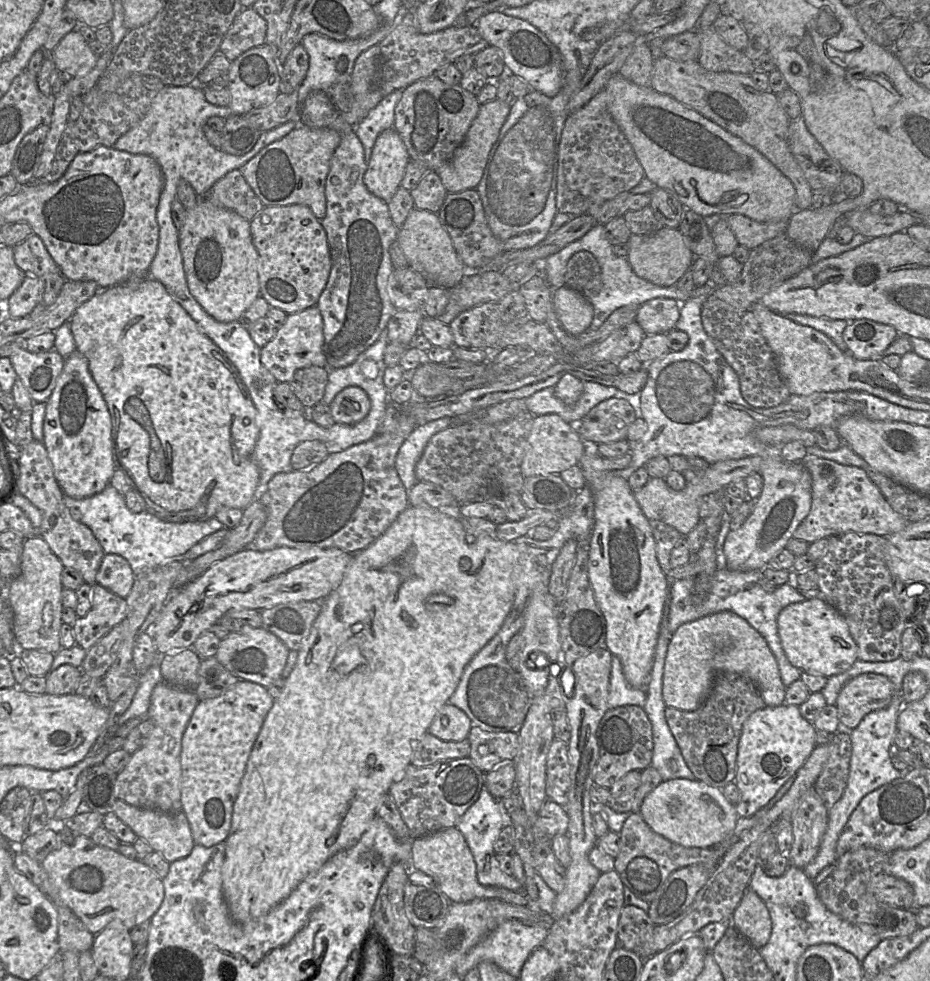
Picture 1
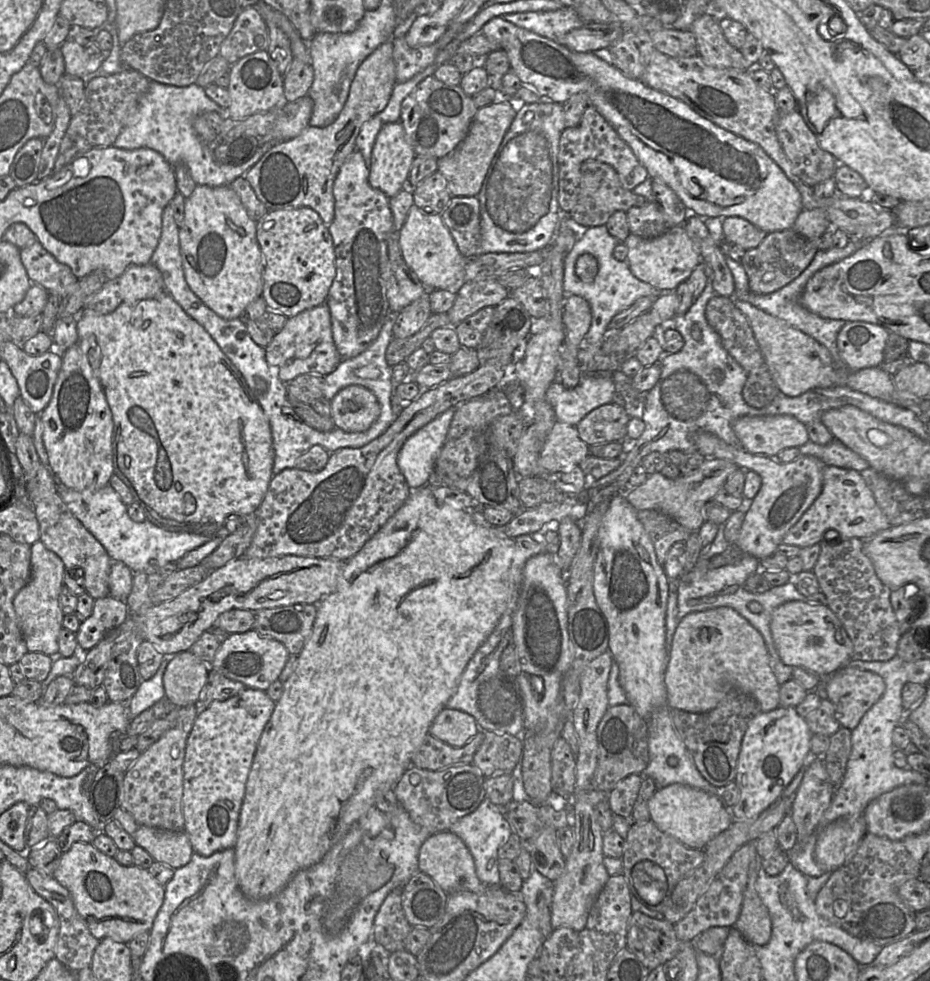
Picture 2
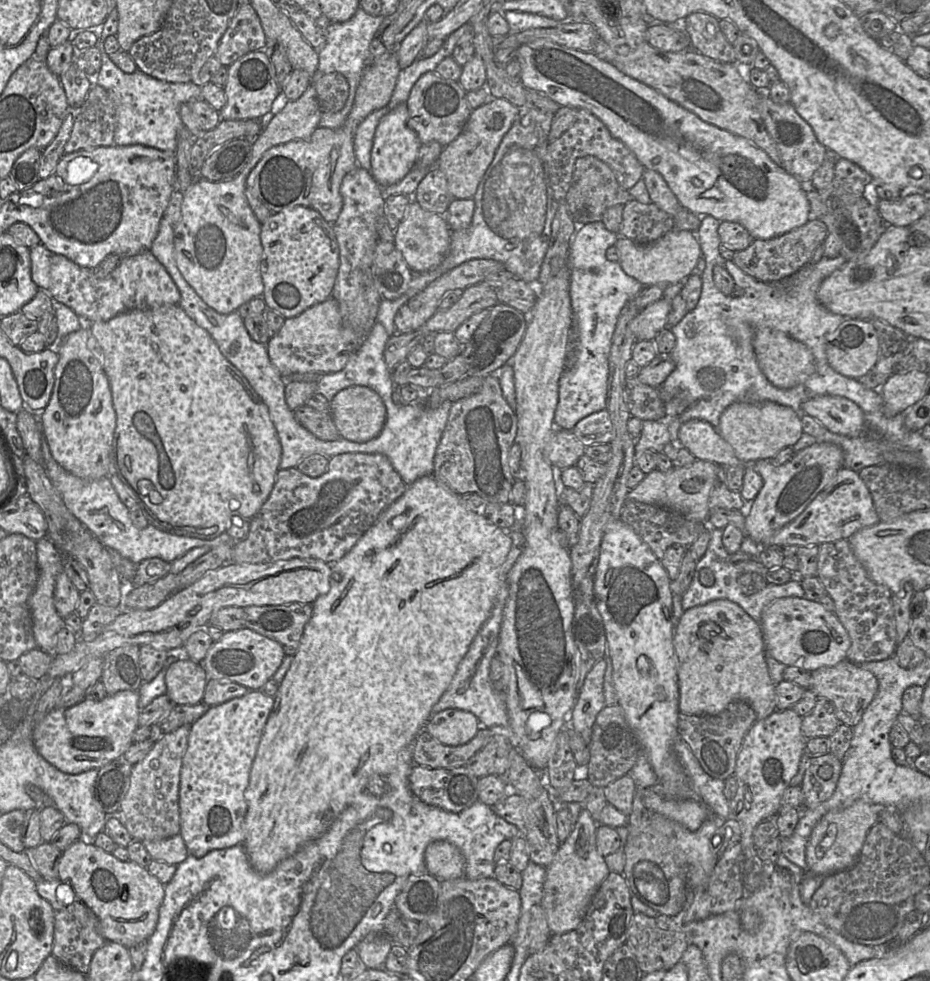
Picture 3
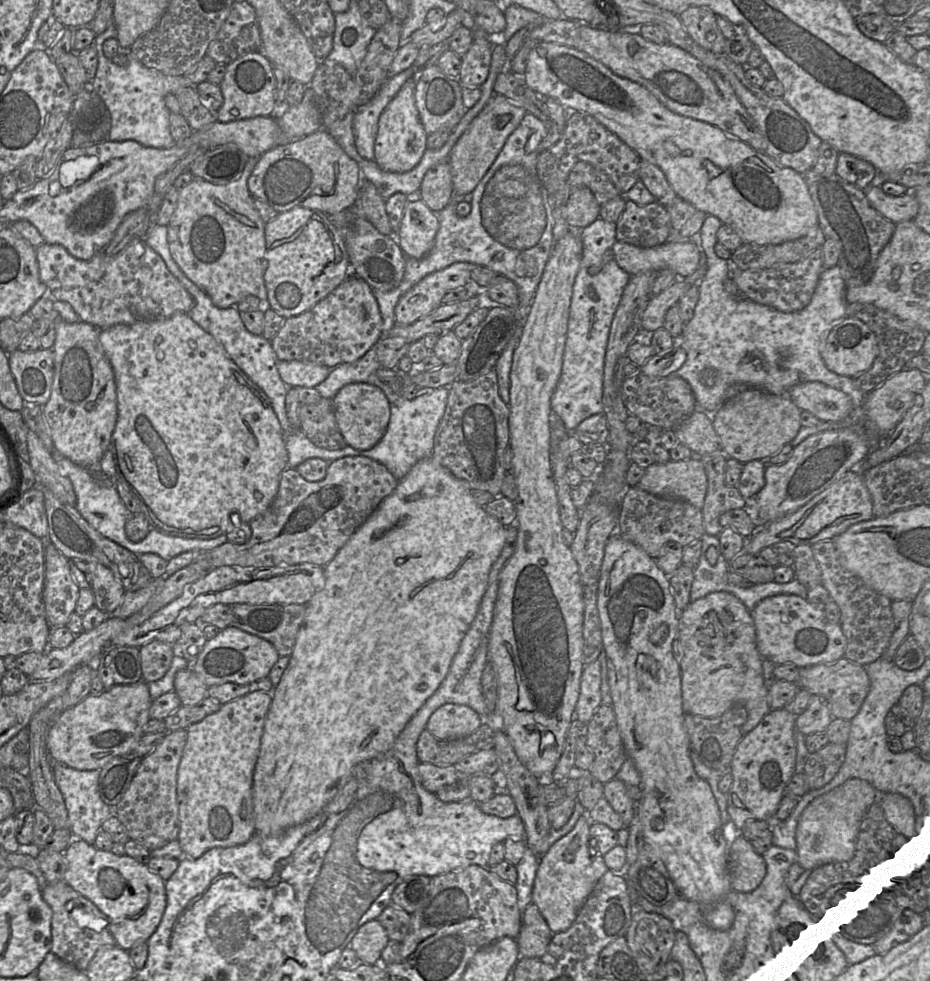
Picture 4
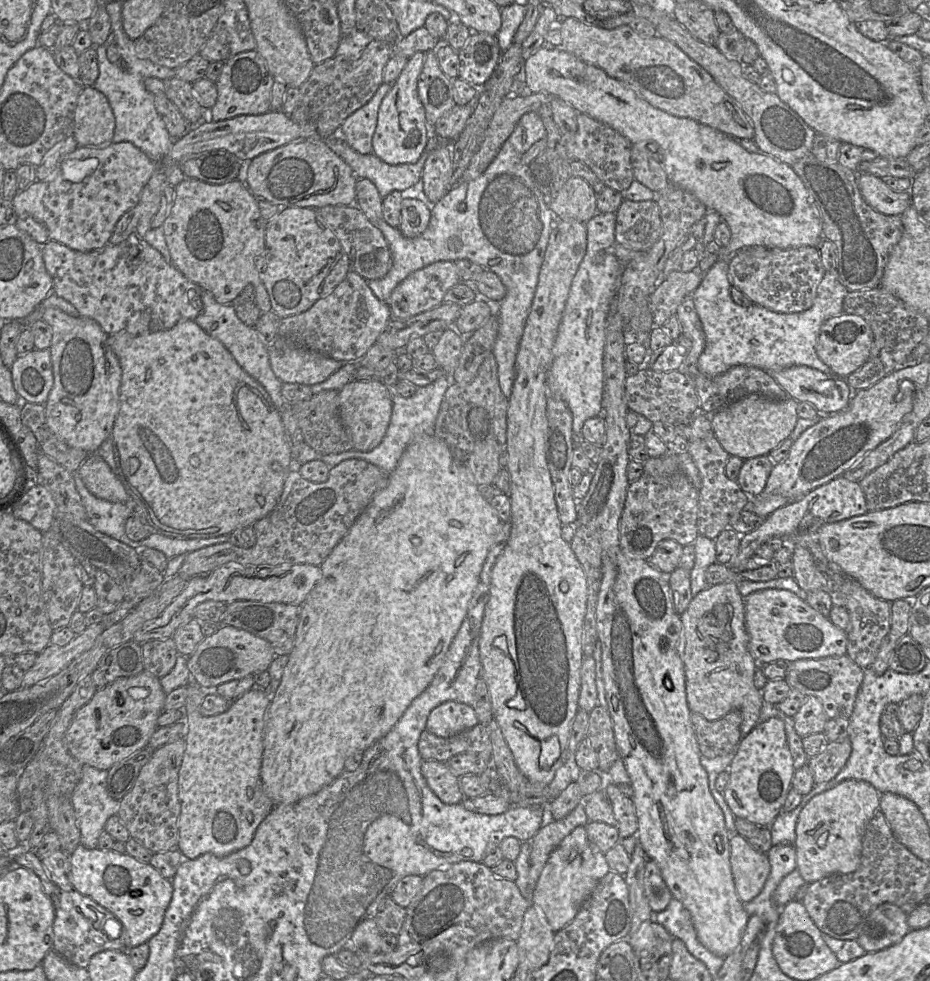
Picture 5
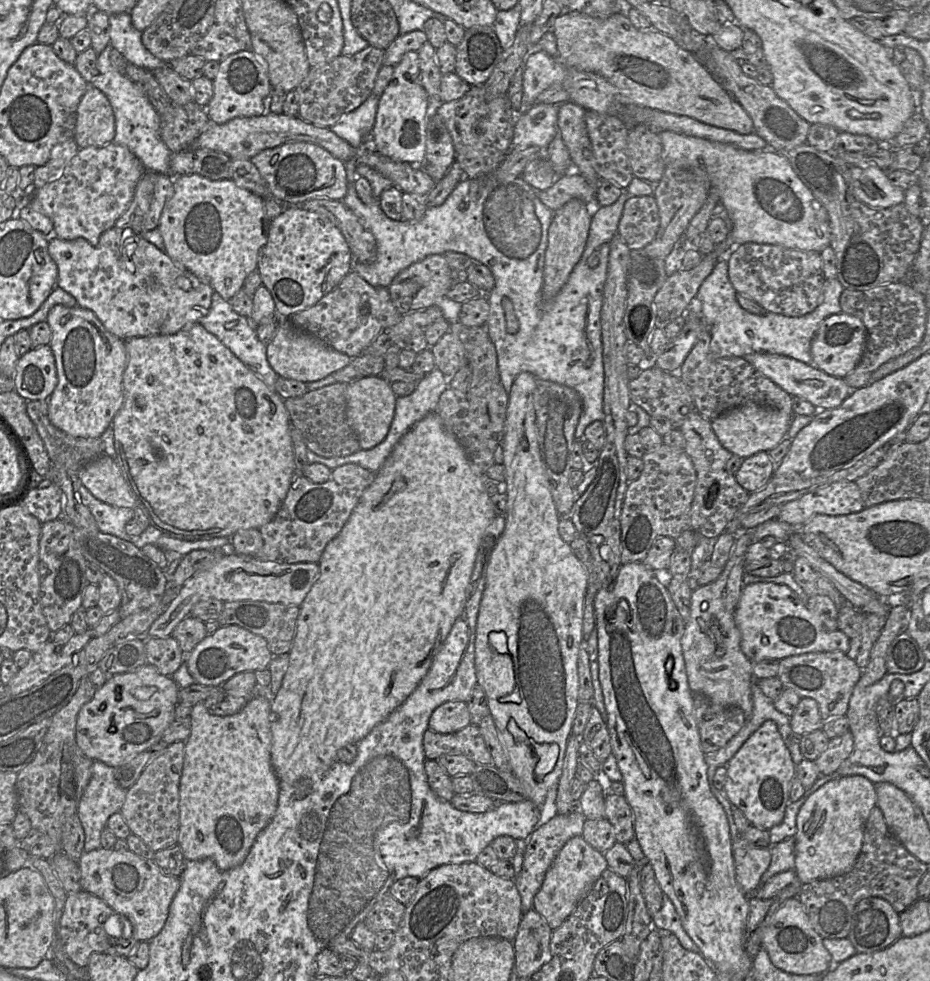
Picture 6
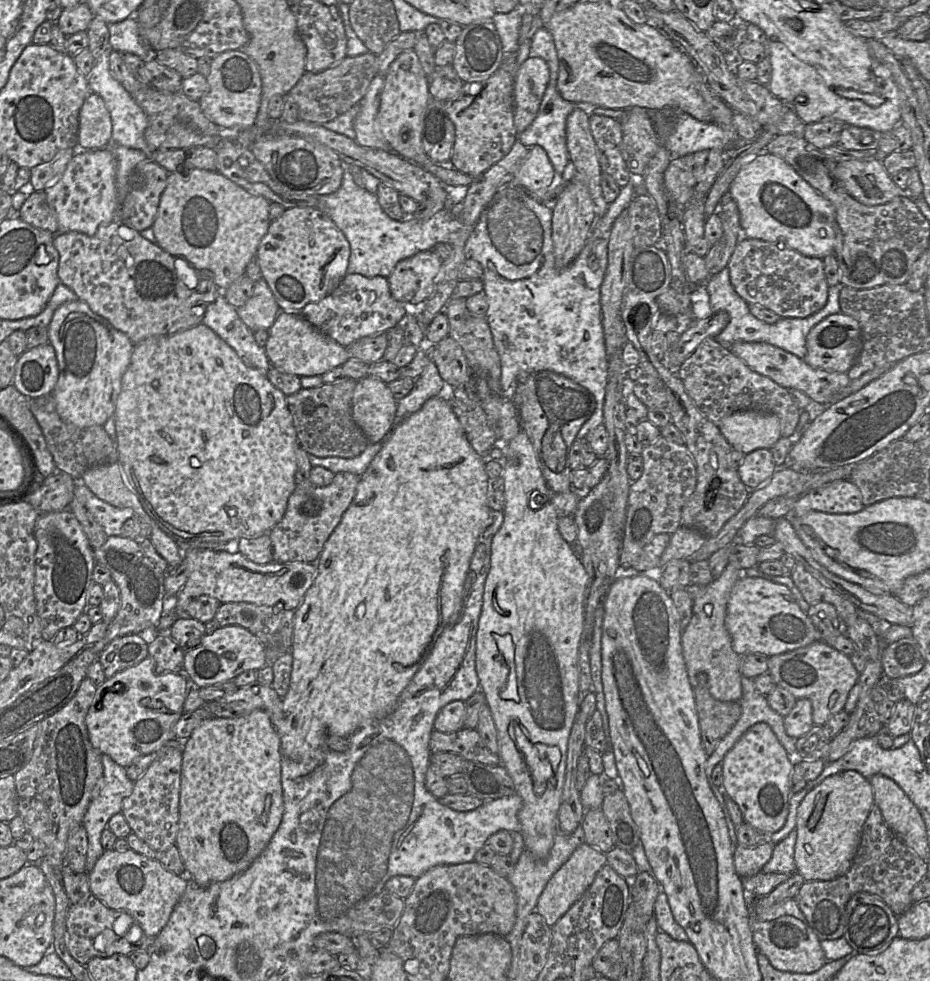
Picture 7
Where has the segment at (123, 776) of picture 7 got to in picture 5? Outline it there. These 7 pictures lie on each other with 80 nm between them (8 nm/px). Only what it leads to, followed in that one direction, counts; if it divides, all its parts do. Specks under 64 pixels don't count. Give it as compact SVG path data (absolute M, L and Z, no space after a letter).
M83 765L81 779L69 797L80 830L81 844L89 849L98 848L98 838L107 819L116 815L120 808L120 801L111 798L107 792L107 775L107 770Z

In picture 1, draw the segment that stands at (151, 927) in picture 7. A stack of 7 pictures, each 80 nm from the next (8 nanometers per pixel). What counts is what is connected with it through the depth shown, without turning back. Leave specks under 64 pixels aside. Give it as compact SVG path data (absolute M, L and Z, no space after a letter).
M80 835L71 844L62 844L47 855L41 866L57 889L59 905L70 908L95 936L107 926L124 926L131 930L150 920L164 899L162 879L149 866L139 859L129 859L117 850L100 846L91 837Z

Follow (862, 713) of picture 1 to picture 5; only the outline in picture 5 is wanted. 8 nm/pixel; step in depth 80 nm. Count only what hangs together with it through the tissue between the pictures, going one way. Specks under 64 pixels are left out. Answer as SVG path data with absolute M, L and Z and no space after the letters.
M845 654L839 657L800 659L789 662L784 679L792 689L797 689L805 696L818 698L828 719L848 719L853 712L856 696L863 678L863 669Z

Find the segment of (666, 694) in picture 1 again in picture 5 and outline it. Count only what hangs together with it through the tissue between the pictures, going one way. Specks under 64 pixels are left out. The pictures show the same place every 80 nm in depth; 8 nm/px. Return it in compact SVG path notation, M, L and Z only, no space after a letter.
M737 583L717 584L699 592L692 598L687 610L680 615L680 619L683 625L683 664L685 670L686 698L690 711L702 715L708 721L715 721L721 719L732 710L739 710L743 715L743 721L740 727L743 738L758 724L763 698L762 691L758 690L754 685L754 674L757 670L757 664L748 649L749 636L745 625L745 598L740 594Z

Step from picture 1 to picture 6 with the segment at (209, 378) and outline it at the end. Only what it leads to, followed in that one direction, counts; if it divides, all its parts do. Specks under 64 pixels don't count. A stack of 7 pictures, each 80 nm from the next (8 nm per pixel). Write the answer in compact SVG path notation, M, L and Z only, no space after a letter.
M199 322L185 325L171 335L135 337L125 341L127 364L123 372L123 401L112 420L115 460L136 497L147 509L153 526L171 538L196 541L231 537L240 530L260 529L270 522L282 505L292 479L295 463L290 418L284 400L276 390L271 390L256 374L241 362L221 341L209 333Z

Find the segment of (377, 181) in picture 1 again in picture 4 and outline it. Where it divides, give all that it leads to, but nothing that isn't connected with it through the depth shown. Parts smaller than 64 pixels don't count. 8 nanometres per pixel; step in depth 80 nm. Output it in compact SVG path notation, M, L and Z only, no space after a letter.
M416 79L407 80L380 115L374 143L374 160L389 172L404 173L413 169L421 160L428 134L420 120L415 104Z

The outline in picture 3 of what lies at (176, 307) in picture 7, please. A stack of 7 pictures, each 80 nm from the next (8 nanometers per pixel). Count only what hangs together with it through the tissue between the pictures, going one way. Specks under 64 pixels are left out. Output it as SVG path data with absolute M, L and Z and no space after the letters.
M42 243L30 248L31 277L39 289L47 292L54 302L60 302L72 309L84 323L108 321L131 310L158 309L166 305L179 305L180 292L165 267L150 250L135 256L122 258L106 278L97 278L92 269L83 268L63 255L48 250Z

